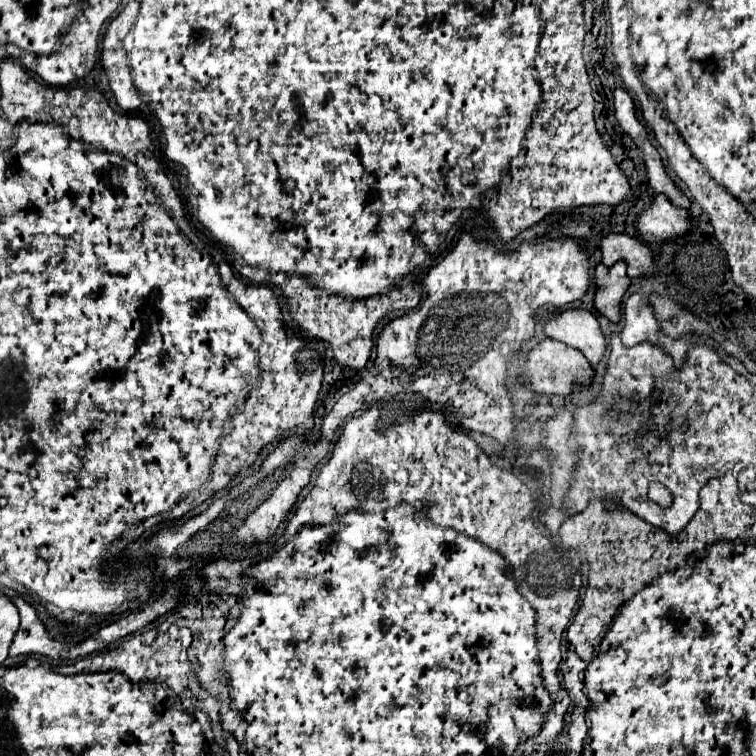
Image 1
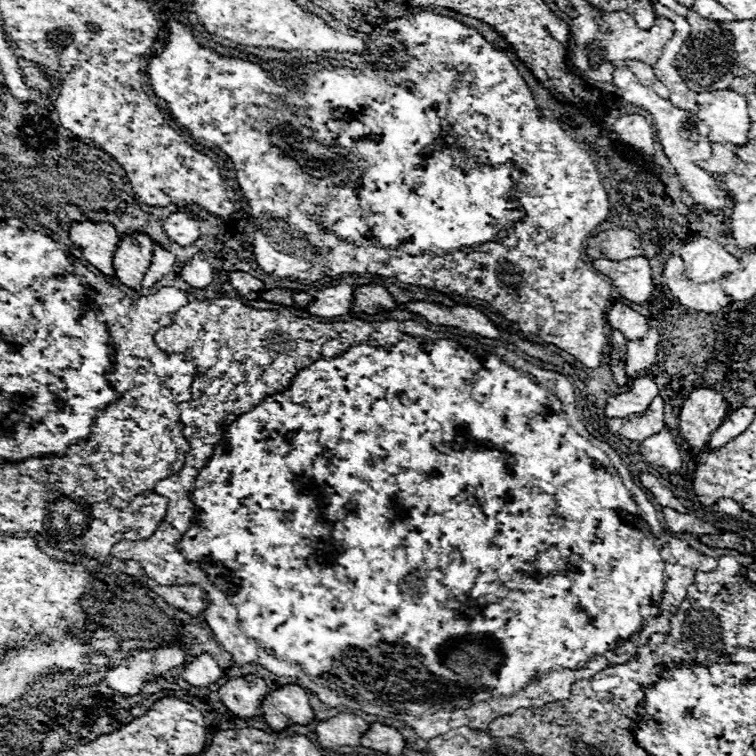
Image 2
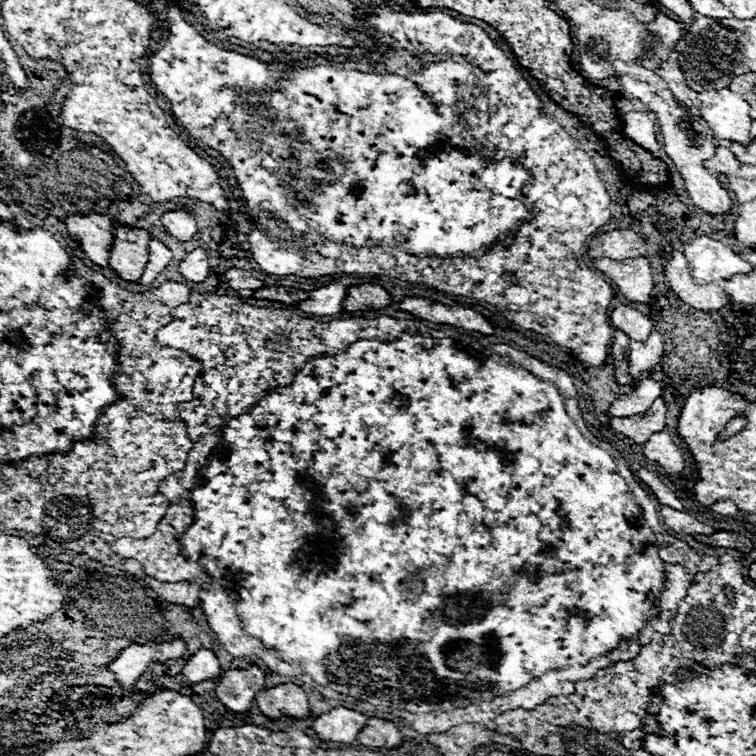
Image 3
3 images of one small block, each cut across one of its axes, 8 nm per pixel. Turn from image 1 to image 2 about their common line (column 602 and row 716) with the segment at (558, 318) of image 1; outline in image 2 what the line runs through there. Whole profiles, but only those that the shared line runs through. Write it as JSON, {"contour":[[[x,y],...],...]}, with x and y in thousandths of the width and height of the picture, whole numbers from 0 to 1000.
{"contour":[[[450,942],[437,952],[421,955],[418,974],[429,992],[439,992],[442,987],[476,987],[476,976],[487,963],[479,950]]]}

